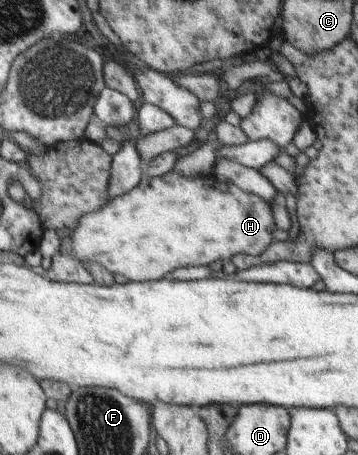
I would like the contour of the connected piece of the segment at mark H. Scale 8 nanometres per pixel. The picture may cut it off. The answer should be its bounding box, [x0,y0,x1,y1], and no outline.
[65,170,274,282]

